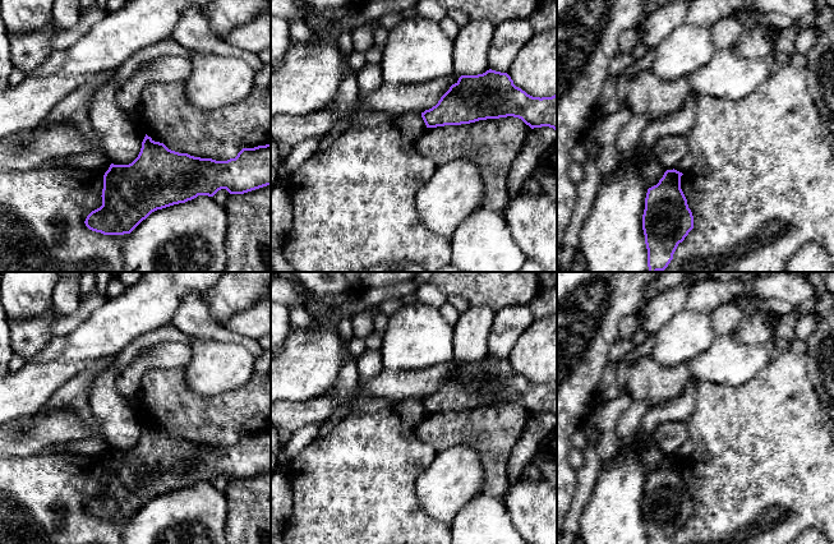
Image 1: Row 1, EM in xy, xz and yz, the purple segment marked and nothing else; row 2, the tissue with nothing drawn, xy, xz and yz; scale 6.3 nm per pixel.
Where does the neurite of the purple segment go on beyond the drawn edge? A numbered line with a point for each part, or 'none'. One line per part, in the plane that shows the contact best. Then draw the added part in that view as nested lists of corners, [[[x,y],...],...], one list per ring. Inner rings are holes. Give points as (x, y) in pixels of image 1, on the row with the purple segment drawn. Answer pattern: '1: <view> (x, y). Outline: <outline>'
none

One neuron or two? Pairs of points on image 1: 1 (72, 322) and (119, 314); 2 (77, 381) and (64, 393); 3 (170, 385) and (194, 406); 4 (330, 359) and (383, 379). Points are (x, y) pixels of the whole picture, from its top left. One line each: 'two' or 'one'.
1: two
2: one
3: one
4: two

